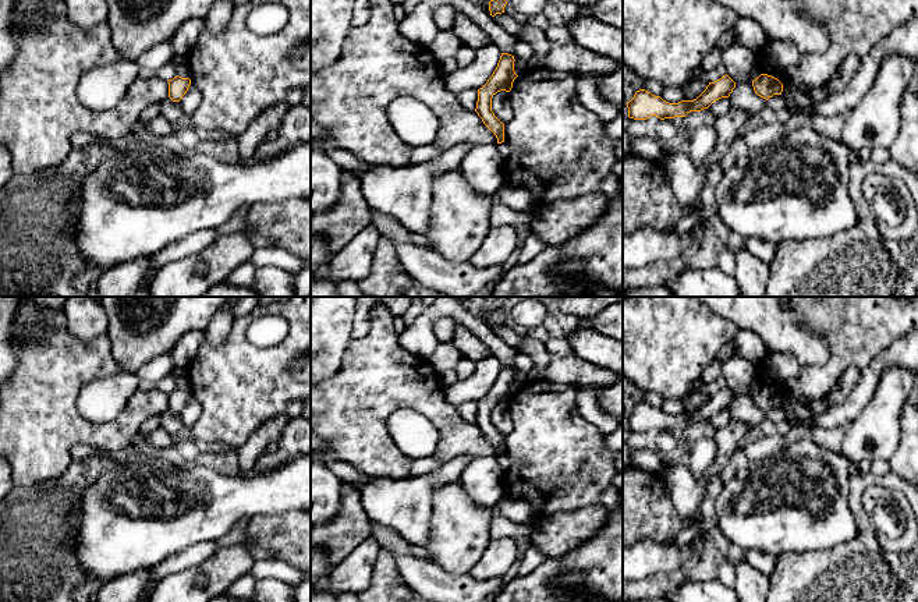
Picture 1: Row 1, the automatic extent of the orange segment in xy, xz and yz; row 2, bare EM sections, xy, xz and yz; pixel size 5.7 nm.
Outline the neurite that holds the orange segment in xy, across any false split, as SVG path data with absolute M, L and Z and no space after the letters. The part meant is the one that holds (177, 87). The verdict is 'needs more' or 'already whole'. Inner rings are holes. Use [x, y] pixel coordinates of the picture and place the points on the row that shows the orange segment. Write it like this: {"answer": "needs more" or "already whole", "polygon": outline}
{"answer": "already whole", "polygon": "M178 75L174 77L173 79L169 79L167 82L169 82L169 98L173 102L180 102L191 85L189 78L181 78Z"}

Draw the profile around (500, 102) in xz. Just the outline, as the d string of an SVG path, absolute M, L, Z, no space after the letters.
M500 91L492 98L492 111L506 125L511 117L510 92Z

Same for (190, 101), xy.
M191 82L187 93L178 102L187 117L195 113L199 105L199 95L196 86Z

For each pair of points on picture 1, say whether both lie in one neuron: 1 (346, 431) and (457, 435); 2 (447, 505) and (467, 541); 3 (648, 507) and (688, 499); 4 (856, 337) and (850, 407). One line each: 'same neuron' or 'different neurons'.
1: same neuron
2: same neuron
3: different neurons
4: different neurons

